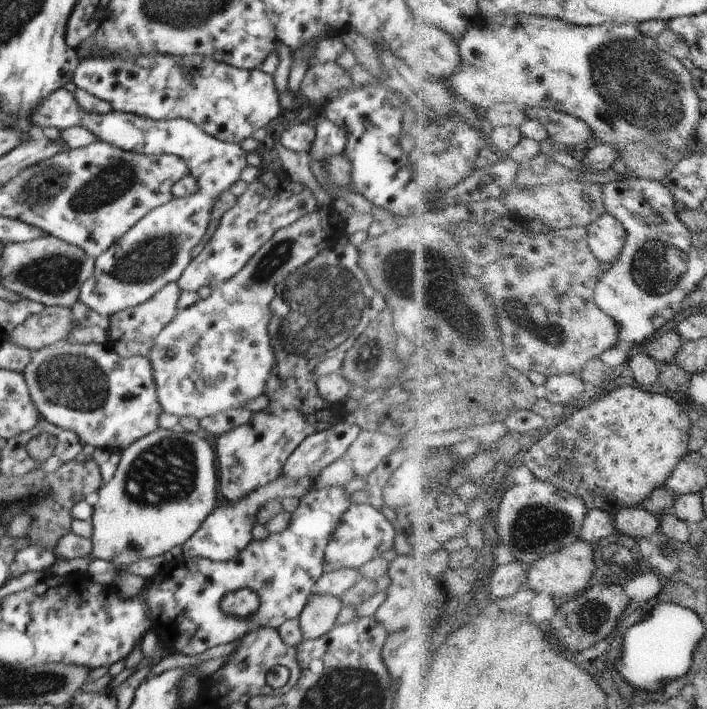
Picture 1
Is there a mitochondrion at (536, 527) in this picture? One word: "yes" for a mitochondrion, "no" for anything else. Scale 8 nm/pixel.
yes

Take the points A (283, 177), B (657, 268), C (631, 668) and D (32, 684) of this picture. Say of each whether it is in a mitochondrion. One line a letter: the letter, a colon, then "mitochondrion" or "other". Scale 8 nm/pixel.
A: other
B: mitochondrion
C: other
D: mitochondrion

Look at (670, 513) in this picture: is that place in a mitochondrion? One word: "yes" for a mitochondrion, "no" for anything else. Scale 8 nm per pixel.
no

